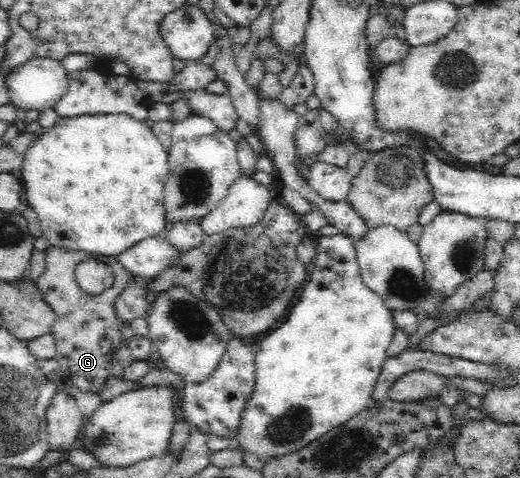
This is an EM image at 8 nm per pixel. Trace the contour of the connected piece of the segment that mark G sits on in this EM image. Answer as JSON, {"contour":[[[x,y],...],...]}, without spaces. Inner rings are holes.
{"contour":[[[51,247],[45,251],[47,266],[35,285],[39,297],[54,311],[55,324],[52,334],[56,342],[55,360],[60,366],[62,379],[71,381],[82,392],[99,393],[110,377],[121,378],[122,370],[114,370],[110,364],[110,354],[121,345],[119,323],[115,321],[115,300],[123,294],[134,280],[113,257],[89,254],[83,251]],[[98,260],[105,263],[113,273],[111,288],[99,294],[87,293],[79,286],[76,269],[83,261]]]}

